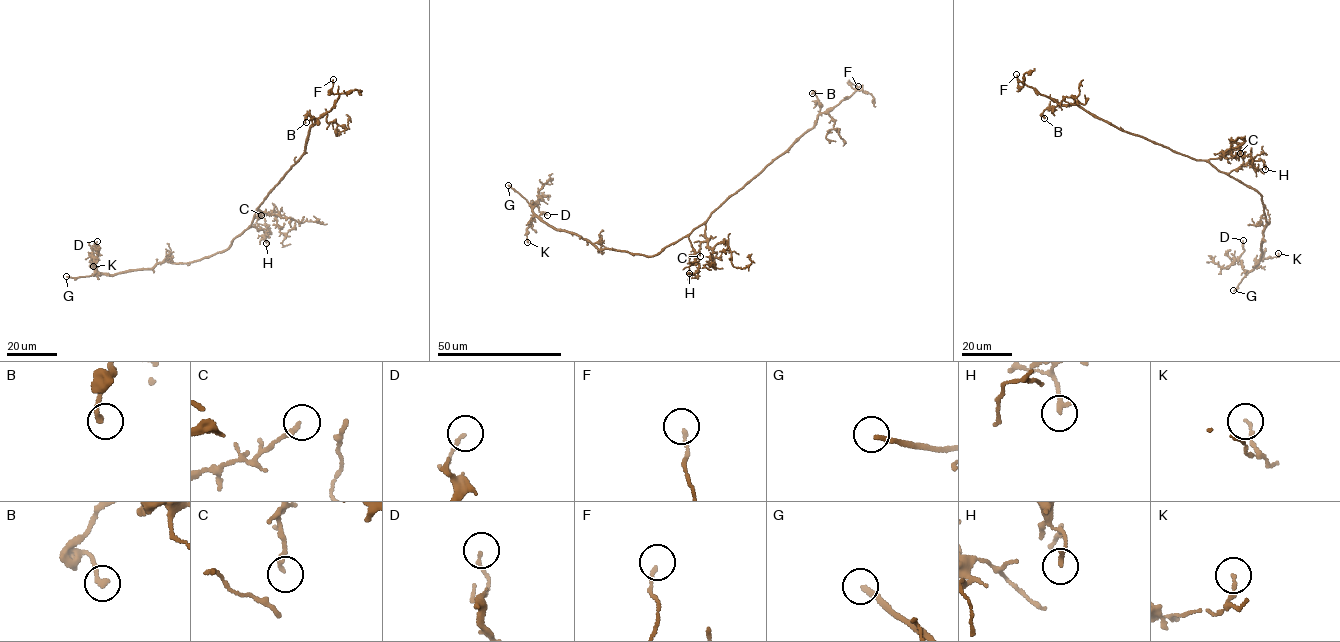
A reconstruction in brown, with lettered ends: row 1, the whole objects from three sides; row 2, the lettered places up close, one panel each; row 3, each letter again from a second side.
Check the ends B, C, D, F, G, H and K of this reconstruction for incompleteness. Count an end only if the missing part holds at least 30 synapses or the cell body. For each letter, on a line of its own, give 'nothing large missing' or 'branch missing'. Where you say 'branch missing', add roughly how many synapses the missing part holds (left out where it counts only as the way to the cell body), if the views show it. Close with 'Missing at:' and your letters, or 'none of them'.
B: nothing large missing
C: nothing large missing
D: nothing large missing
F: nothing large missing
G: branch missing
H: nothing large missing
K: nothing large missing
Missing at: G

